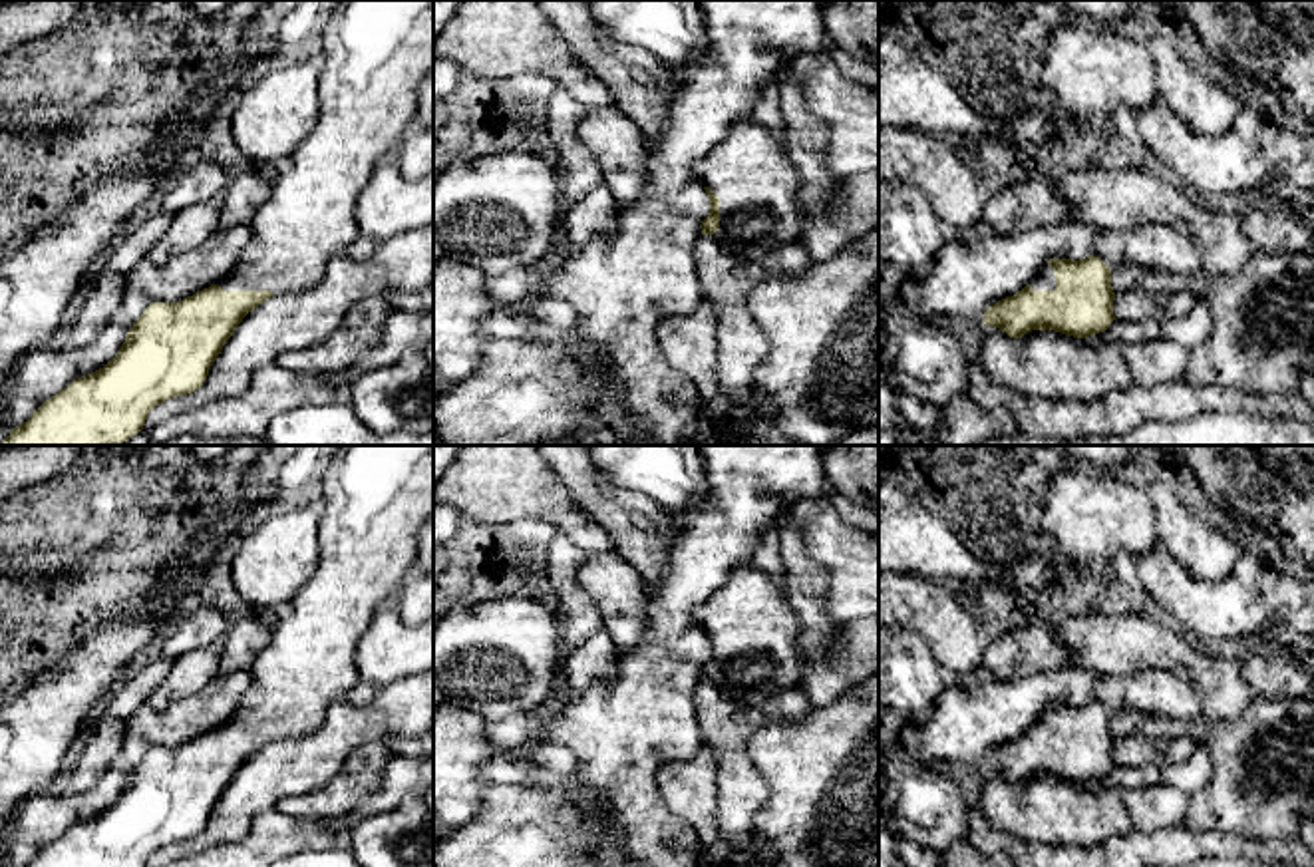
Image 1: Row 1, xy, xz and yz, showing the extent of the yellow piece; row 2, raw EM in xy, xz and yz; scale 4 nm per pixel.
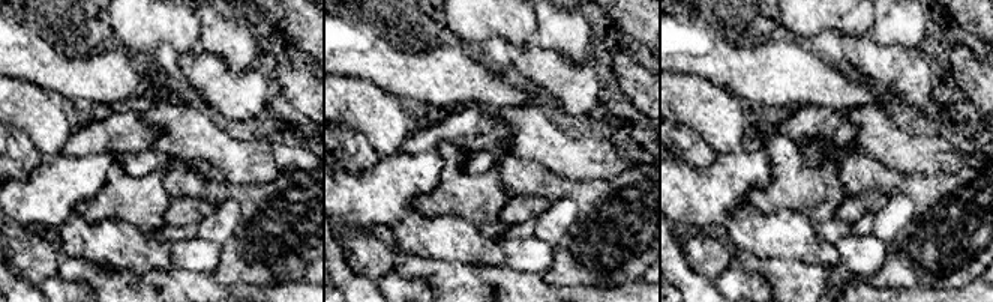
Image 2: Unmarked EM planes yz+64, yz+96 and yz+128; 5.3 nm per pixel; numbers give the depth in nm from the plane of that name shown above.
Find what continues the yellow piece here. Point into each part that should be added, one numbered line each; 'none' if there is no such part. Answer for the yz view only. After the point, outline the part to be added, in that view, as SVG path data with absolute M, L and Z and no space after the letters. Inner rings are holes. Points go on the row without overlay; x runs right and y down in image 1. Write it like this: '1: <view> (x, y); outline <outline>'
1: yz (1046, 724); outline M1044 710L1042 718L1030 728L1034 736L1054 736L1056 734L1056 720L1050 710Z

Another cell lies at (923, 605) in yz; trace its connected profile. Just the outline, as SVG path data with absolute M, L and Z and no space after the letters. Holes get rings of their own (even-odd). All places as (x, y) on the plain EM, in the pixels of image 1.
M879 573L879 624L916 632L948 676L976 672L984 662L988 636L944 581Z

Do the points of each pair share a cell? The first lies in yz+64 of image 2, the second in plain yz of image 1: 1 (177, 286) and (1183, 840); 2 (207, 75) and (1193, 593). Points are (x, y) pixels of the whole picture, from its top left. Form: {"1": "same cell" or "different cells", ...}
{"1": "same cell", "2": "same cell"}

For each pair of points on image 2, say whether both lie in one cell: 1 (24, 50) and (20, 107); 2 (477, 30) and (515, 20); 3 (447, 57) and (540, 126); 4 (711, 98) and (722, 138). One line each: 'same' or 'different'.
1: different
2: same
3: different
4: same

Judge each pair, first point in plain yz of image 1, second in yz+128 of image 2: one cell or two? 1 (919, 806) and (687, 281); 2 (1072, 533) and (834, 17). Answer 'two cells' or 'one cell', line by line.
1: two cells
2: one cell

